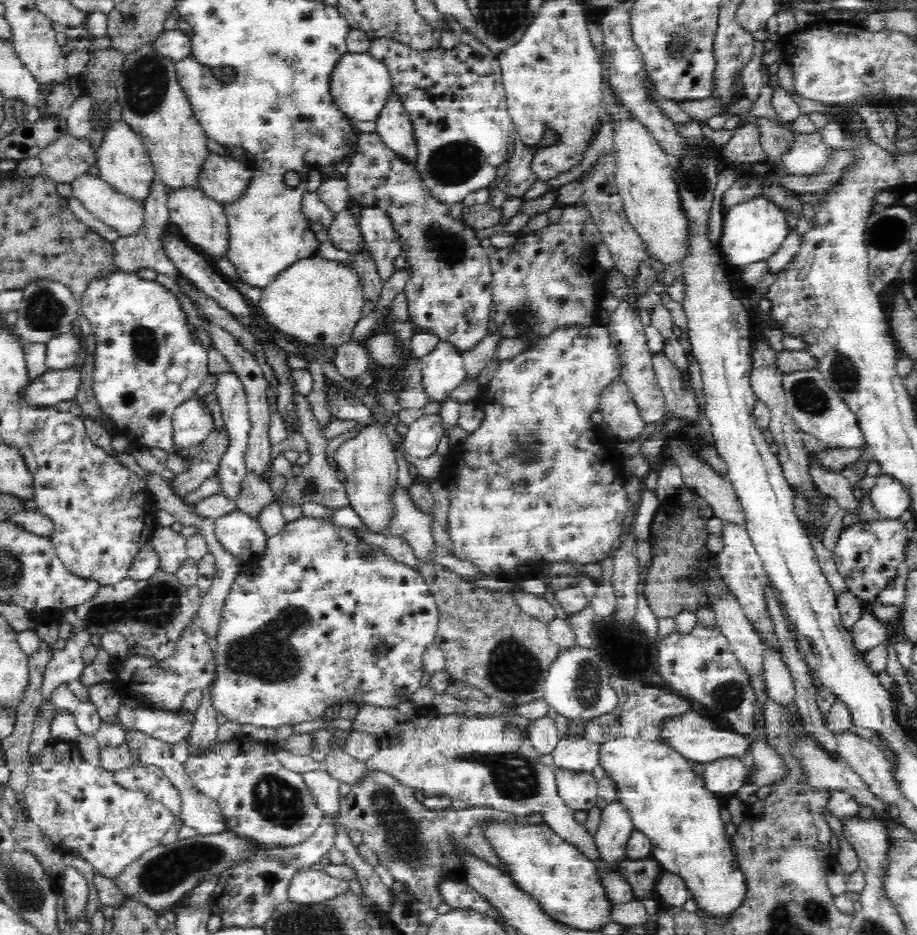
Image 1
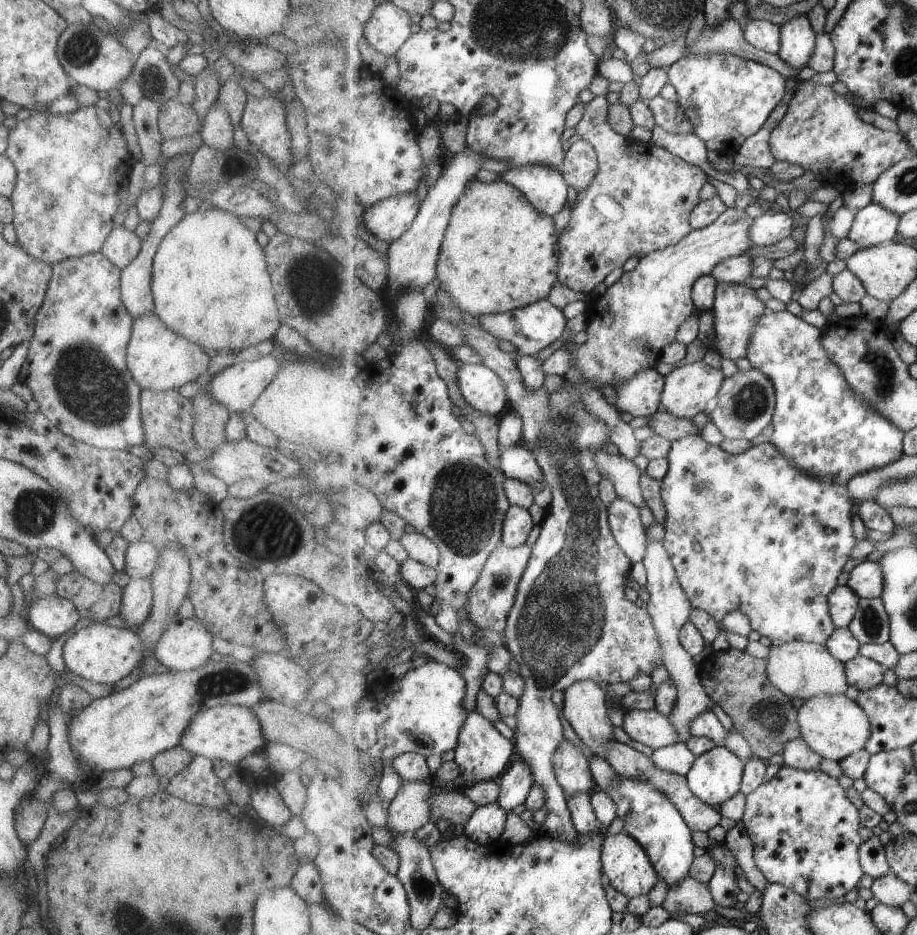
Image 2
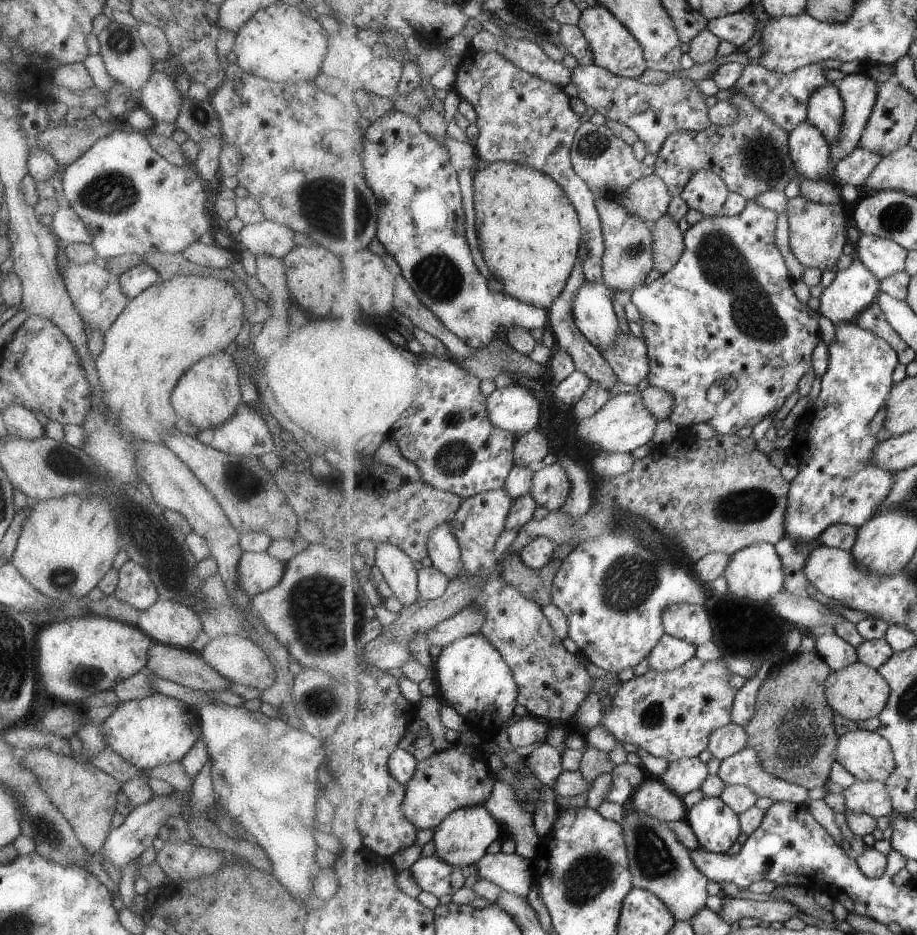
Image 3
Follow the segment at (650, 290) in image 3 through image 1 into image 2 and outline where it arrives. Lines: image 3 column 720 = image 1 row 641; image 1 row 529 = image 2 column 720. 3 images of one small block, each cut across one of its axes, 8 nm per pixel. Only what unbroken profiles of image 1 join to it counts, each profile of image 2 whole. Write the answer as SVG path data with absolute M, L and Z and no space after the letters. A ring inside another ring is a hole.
M719 283L712 310L715 312L715 327L721 356L733 361L737 358L746 358L749 338L752 337L757 320L767 312L765 304L755 296L751 288L743 284Z

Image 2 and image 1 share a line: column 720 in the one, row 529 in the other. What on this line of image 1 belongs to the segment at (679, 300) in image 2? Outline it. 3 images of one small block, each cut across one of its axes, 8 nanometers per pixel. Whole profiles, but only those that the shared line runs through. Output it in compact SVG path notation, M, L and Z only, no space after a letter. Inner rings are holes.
M238 509L217 518L216 522L221 544L244 562L252 562L265 552L269 536L258 519Z

